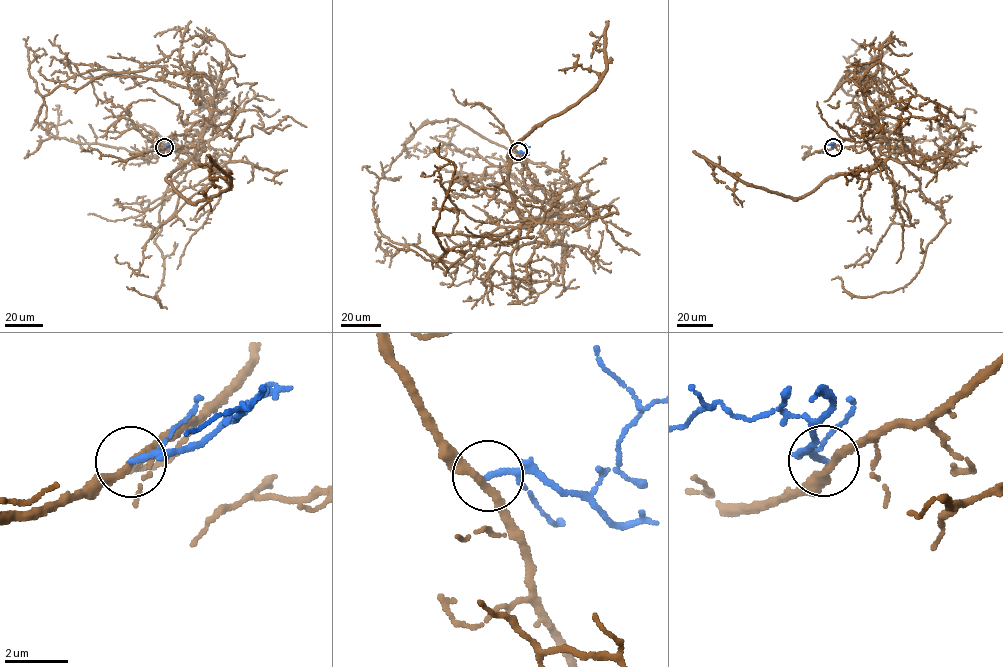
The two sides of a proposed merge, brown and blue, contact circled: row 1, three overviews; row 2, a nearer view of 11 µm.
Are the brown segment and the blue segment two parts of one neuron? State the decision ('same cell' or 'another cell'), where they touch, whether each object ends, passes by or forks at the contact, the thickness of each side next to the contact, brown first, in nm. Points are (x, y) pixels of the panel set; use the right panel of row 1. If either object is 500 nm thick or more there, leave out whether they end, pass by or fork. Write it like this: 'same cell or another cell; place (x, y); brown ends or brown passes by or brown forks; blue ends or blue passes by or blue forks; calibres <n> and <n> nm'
another cell; place (833, 147); brown passes by; blue passes by; calibres 240 and 130 nm

